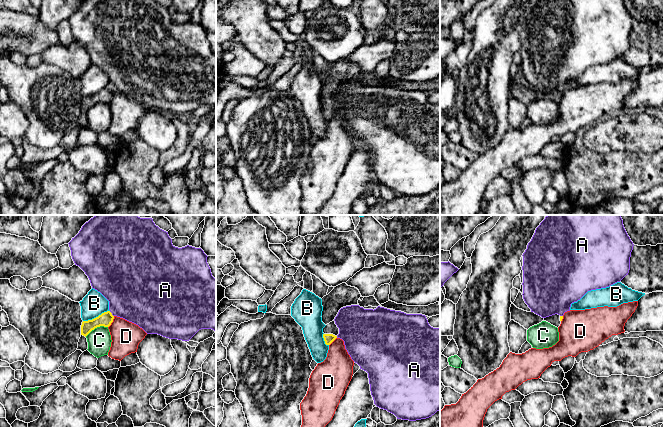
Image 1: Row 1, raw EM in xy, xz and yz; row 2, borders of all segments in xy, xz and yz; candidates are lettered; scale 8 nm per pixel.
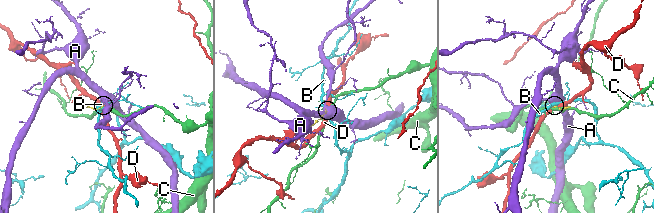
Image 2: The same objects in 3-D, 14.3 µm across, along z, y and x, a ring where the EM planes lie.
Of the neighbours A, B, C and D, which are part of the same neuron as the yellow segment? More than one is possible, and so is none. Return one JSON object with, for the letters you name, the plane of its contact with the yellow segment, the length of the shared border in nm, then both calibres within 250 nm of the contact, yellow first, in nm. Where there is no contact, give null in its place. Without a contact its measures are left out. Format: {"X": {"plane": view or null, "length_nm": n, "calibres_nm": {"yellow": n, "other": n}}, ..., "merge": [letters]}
{"merge": []}

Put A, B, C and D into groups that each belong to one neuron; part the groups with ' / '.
A / B / C / D

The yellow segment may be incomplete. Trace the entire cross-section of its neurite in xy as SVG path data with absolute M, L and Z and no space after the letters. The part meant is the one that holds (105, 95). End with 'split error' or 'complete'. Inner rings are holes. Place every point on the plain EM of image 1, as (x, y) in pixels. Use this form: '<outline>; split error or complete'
M107 87L92 96L83 97L81 101L81 111L86 113L92 106L100 102L109 103L113 95L114 92L112 89Z; complete

